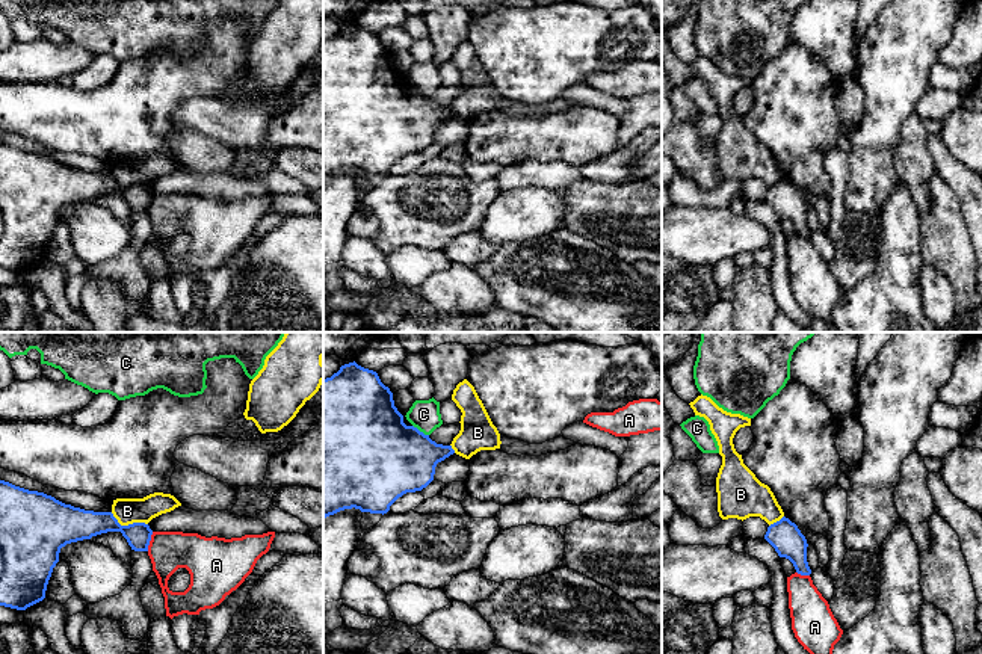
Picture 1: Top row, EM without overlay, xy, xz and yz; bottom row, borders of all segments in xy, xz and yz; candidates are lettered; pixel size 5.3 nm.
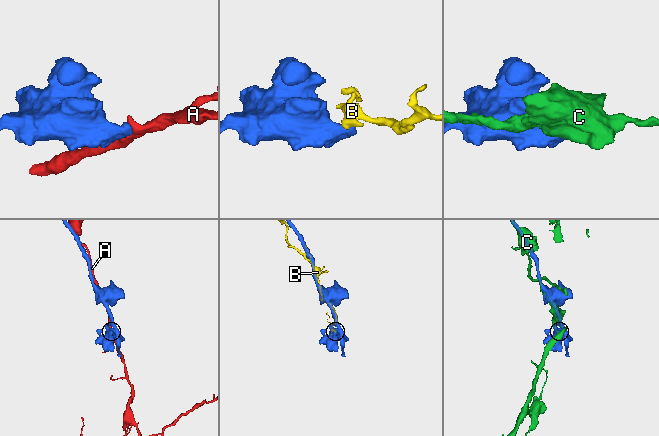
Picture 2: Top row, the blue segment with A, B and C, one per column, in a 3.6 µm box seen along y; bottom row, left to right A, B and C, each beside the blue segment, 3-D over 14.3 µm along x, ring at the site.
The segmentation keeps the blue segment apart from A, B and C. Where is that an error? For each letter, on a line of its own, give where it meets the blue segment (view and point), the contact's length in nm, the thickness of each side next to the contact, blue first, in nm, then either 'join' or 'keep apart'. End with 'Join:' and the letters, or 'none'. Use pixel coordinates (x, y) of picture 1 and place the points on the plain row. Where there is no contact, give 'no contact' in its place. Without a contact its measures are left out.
A: xy (148, 203) | 110 nm | 140/200 nm | keep apart
B: xy (129, 186) | 220 nm | 160/140 nm | keep apart
C: xz (419, 92) | 110 nm | 440/160 nm | keep apart
Join: none

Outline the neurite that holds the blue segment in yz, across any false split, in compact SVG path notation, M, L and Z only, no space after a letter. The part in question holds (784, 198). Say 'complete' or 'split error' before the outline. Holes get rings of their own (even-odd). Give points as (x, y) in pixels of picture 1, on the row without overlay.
complete; M783 178L770 186L764 201L775 210L780 219L786 219L793 225L798 236L811 236L807 224L807 201L789 180Z

